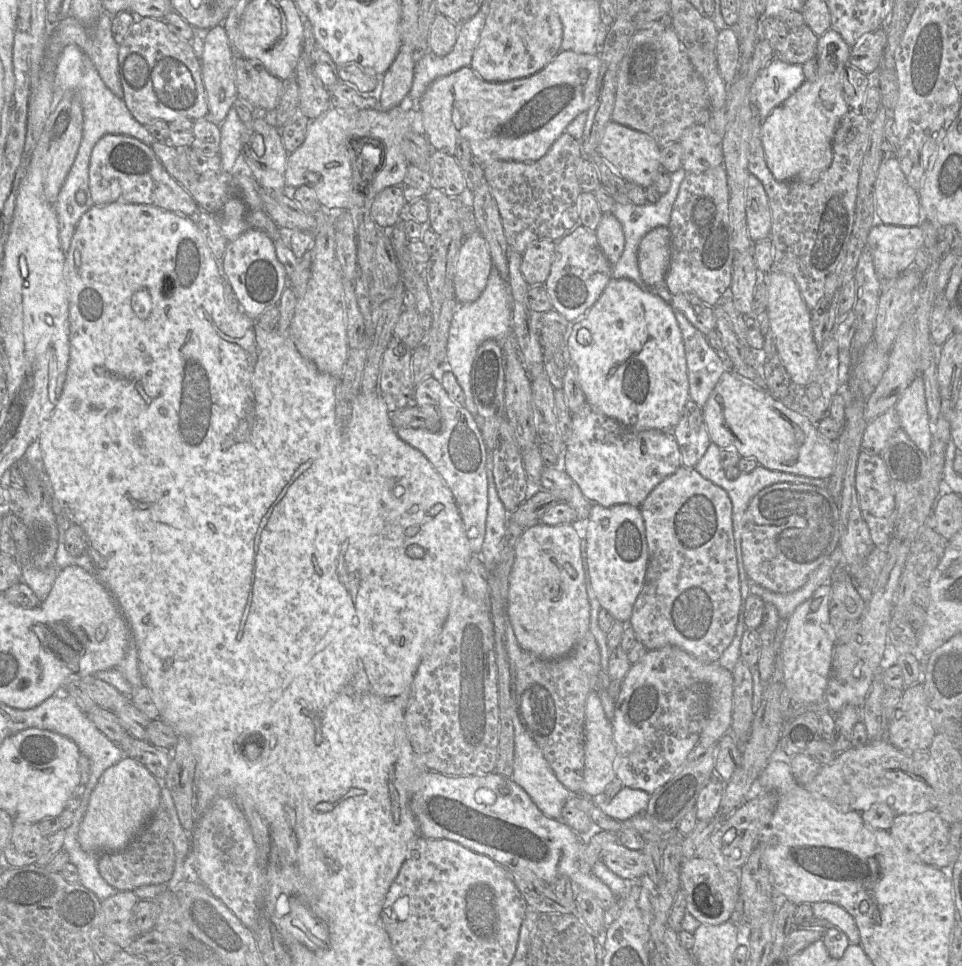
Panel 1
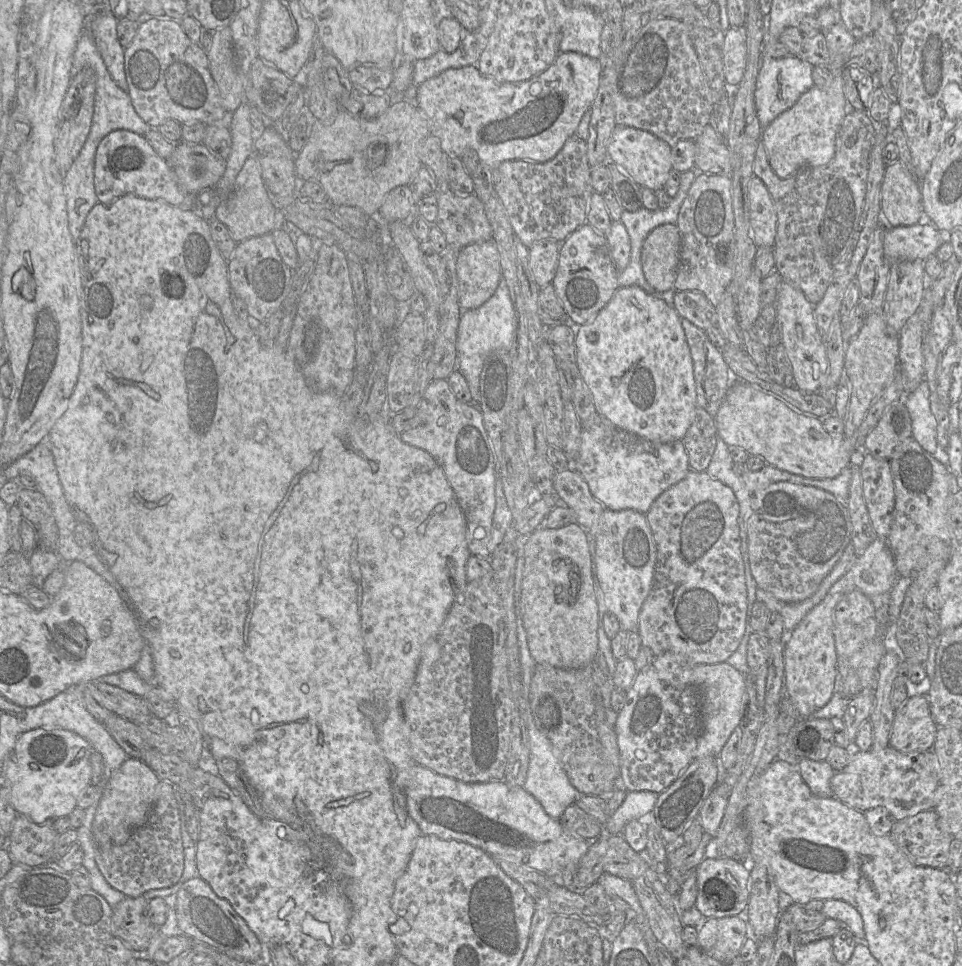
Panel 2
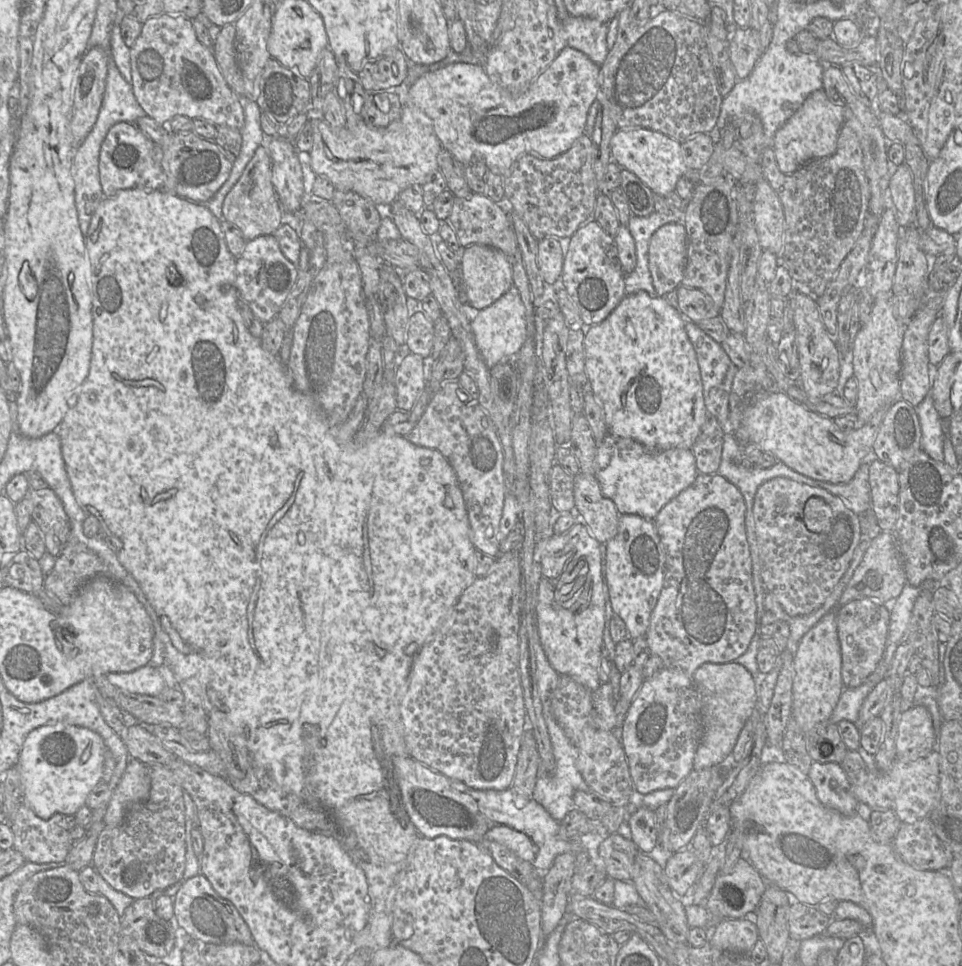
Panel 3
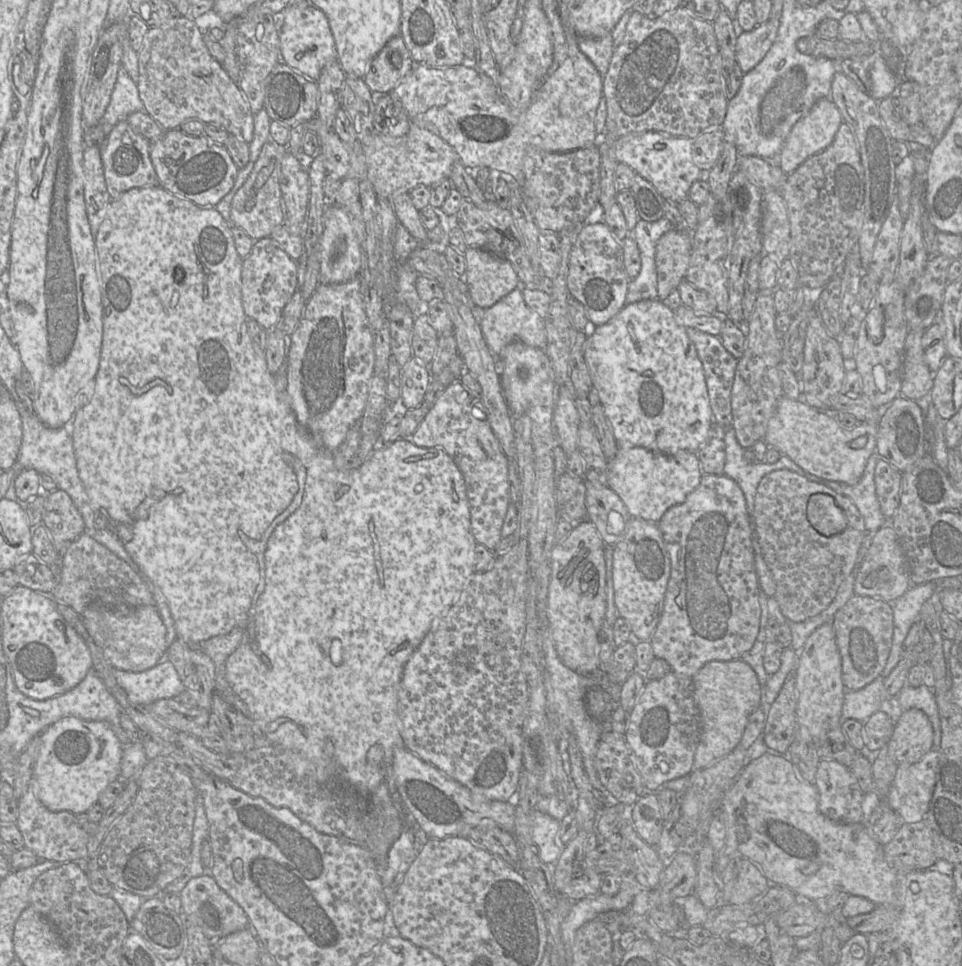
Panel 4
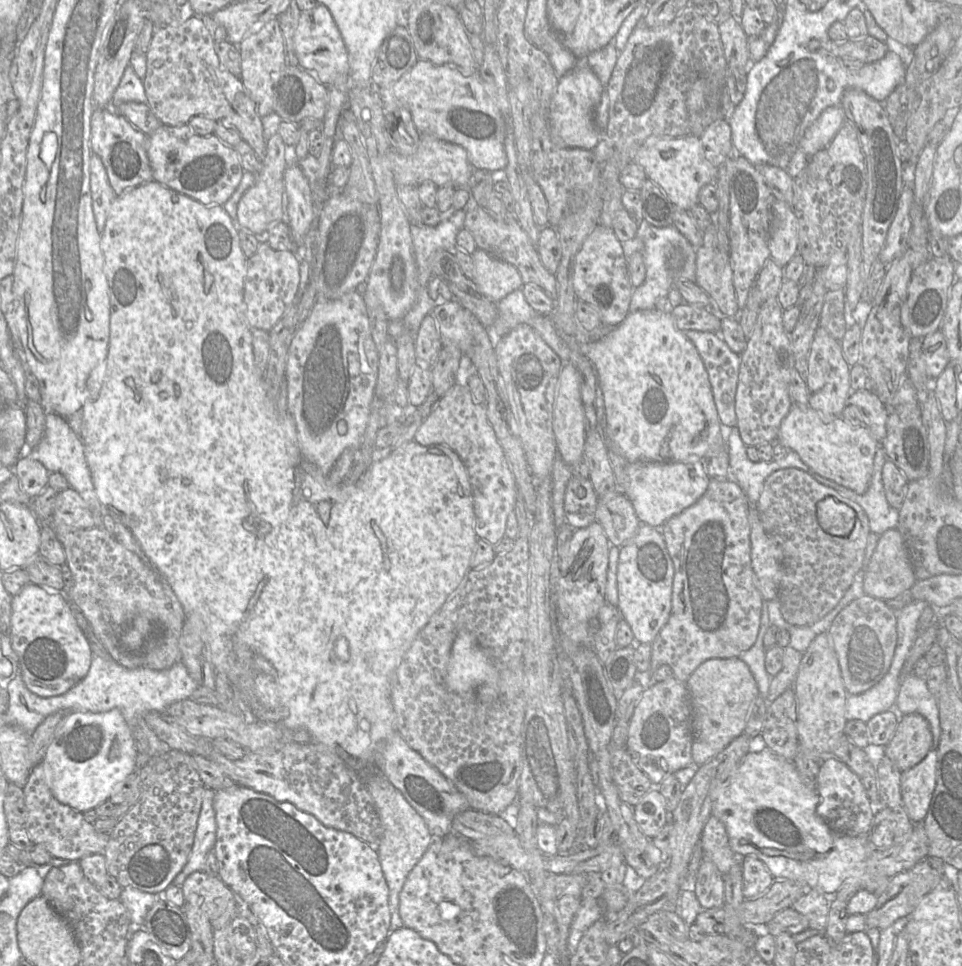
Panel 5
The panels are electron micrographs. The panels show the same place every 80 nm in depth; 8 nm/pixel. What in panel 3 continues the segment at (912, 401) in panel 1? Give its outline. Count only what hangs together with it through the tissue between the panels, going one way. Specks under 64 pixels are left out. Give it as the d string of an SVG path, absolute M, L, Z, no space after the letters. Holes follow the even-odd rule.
M929 393L924 400L915 407L919 418L922 437L921 448L932 459L943 462L943 430L942 418L939 416L934 401Z

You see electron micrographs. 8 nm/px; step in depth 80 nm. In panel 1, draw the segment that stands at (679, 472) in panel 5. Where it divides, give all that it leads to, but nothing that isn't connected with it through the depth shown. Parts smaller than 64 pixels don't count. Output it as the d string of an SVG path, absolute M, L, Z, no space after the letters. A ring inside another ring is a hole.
M587 403L579 411L572 413L570 437L566 442L561 465L590 502L602 507L619 504L640 507L649 493L681 466L681 454L671 431L635 430L599 414Z

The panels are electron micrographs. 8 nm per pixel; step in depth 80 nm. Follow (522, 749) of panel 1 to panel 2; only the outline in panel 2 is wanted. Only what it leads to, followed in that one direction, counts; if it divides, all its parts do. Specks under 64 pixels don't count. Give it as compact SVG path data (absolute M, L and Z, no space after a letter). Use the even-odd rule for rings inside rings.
M534 724L526 725L529 745L529 766L523 788L530 793L554 819L560 819L563 811L574 804L581 793L571 784L565 770L553 752L549 739Z

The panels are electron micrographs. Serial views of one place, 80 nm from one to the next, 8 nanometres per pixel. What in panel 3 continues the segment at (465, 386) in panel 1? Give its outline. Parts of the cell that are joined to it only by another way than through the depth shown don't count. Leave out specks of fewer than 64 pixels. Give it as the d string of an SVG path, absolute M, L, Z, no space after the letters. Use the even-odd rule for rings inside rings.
M514 286L491 305L470 314L470 317L476 345L489 369L501 359L512 359L527 338L526 310Z

